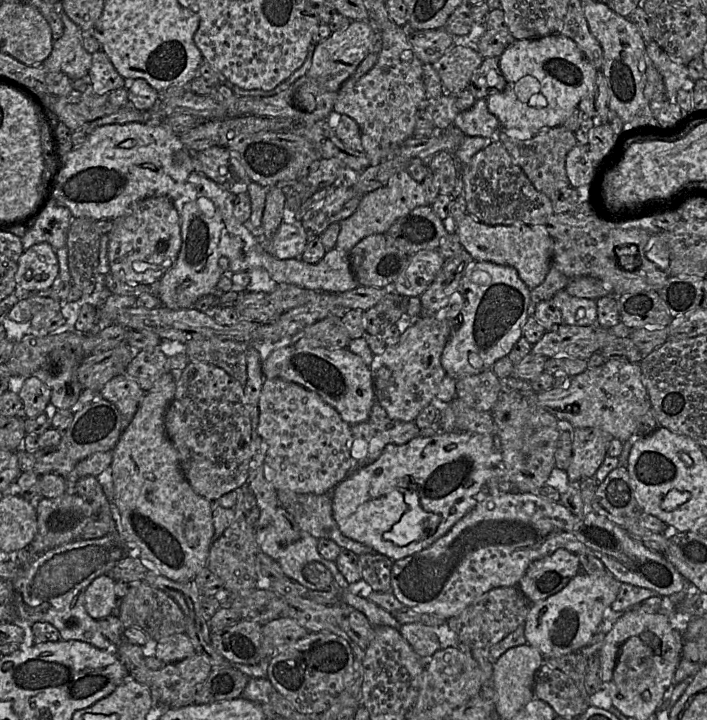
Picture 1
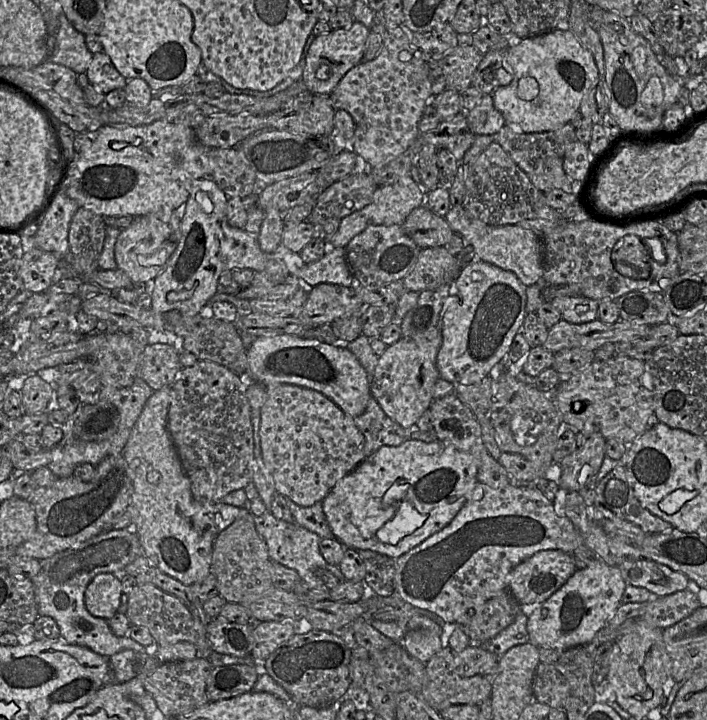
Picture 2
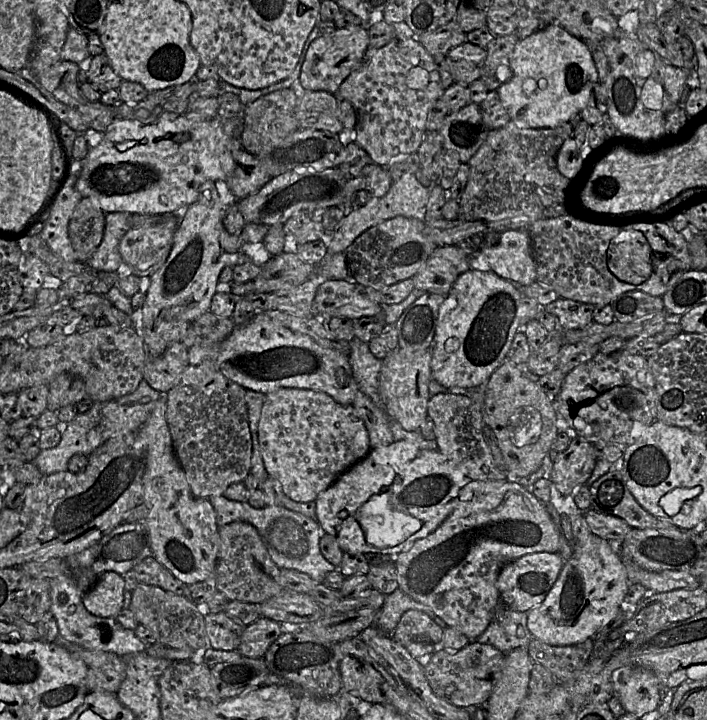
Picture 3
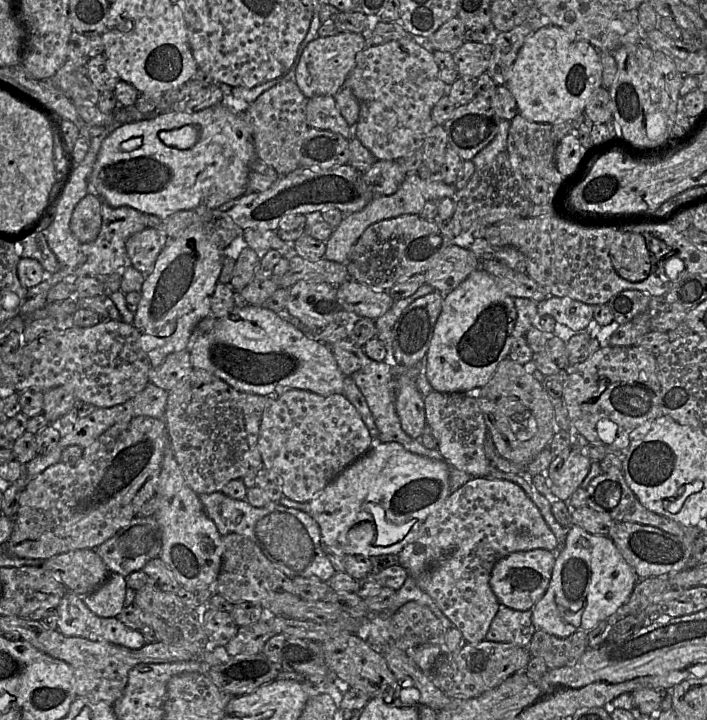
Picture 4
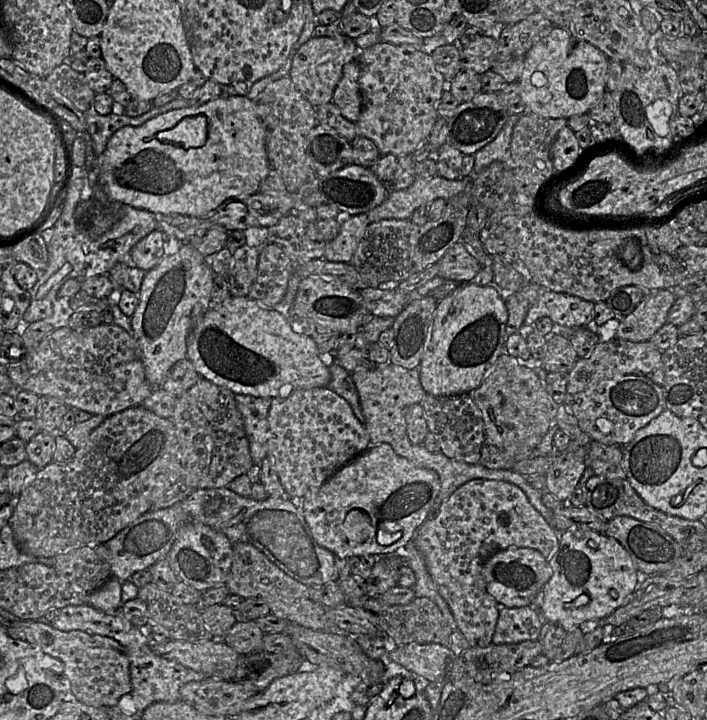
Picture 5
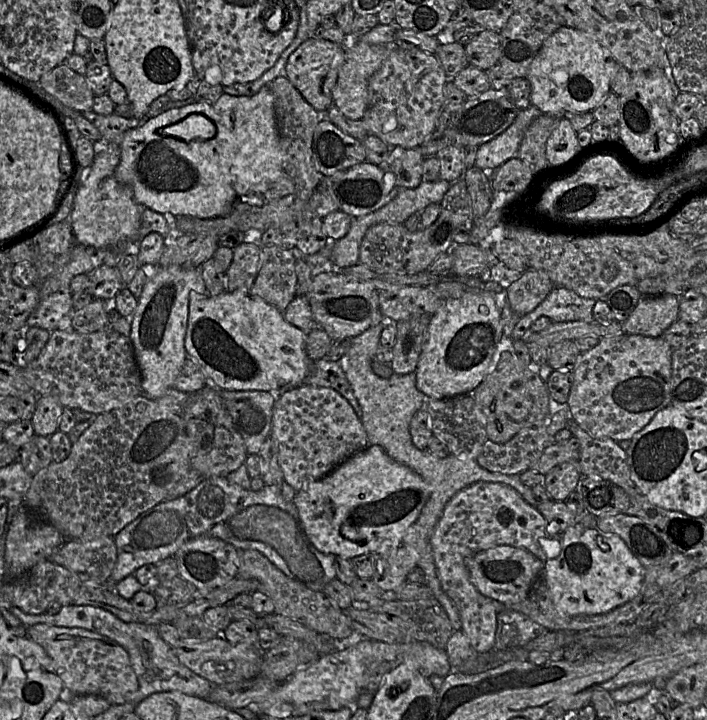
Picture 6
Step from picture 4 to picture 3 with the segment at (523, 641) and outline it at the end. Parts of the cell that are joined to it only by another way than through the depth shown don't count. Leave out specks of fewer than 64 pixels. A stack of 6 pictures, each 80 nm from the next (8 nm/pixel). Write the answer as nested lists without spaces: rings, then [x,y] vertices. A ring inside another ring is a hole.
[[[500,603],[496,609],[496,616],[476,641],[490,644],[503,653],[518,647],[527,647],[532,639],[527,617],[528,612],[504,608]]]

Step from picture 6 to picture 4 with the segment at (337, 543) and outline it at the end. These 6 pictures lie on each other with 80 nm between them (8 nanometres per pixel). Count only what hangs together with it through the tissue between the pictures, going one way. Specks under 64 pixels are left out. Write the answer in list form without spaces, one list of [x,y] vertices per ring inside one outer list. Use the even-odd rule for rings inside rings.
[[[374,442],[373,446],[365,454],[347,466],[309,502],[309,514],[319,525],[322,544],[337,548],[344,554],[360,554],[366,557],[398,555],[407,545],[418,539],[424,531],[425,521],[440,510],[451,494],[449,489],[449,467],[445,461],[433,460],[413,454],[397,442]]]

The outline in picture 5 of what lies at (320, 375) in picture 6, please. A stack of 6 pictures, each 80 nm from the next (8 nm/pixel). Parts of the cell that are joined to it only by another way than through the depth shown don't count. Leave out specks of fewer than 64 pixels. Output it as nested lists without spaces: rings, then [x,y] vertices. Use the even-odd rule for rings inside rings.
[[[333,354],[328,355],[327,358],[324,359],[324,362],[328,366],[331,375],[327,388],[344,398],[351,406],[356,418],[364,425],[365,417],[362,412],[359,395],[351,377],[351,373],[346,371],[335,361]]]

